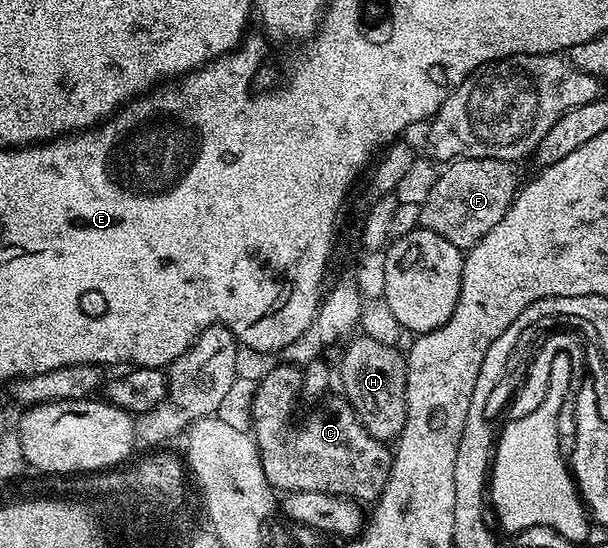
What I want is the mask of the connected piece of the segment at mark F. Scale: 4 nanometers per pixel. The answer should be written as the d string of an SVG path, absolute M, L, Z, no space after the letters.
M458 158L454 162L447 163L441 169L444 171L433 180L428 195L420 202L420 226L429 229L430 232L436 232L463 252L471 250L512 207L512 201L518 193L516 169L518 169L517 163L493 158Z

